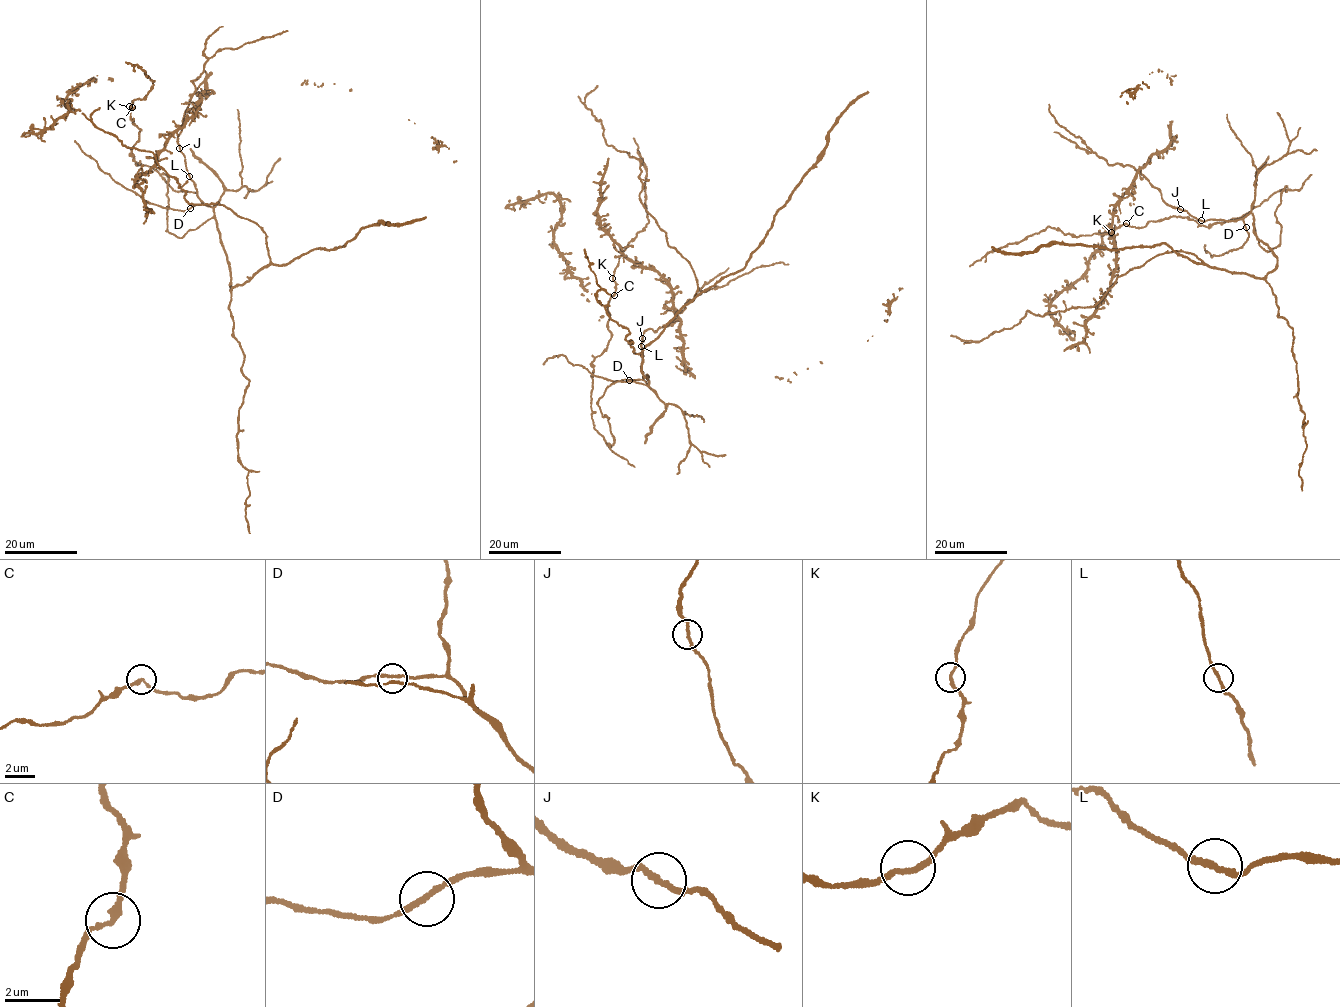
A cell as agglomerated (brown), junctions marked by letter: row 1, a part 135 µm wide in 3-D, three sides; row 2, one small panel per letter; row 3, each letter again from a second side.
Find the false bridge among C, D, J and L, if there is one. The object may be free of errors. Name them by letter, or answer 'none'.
none

